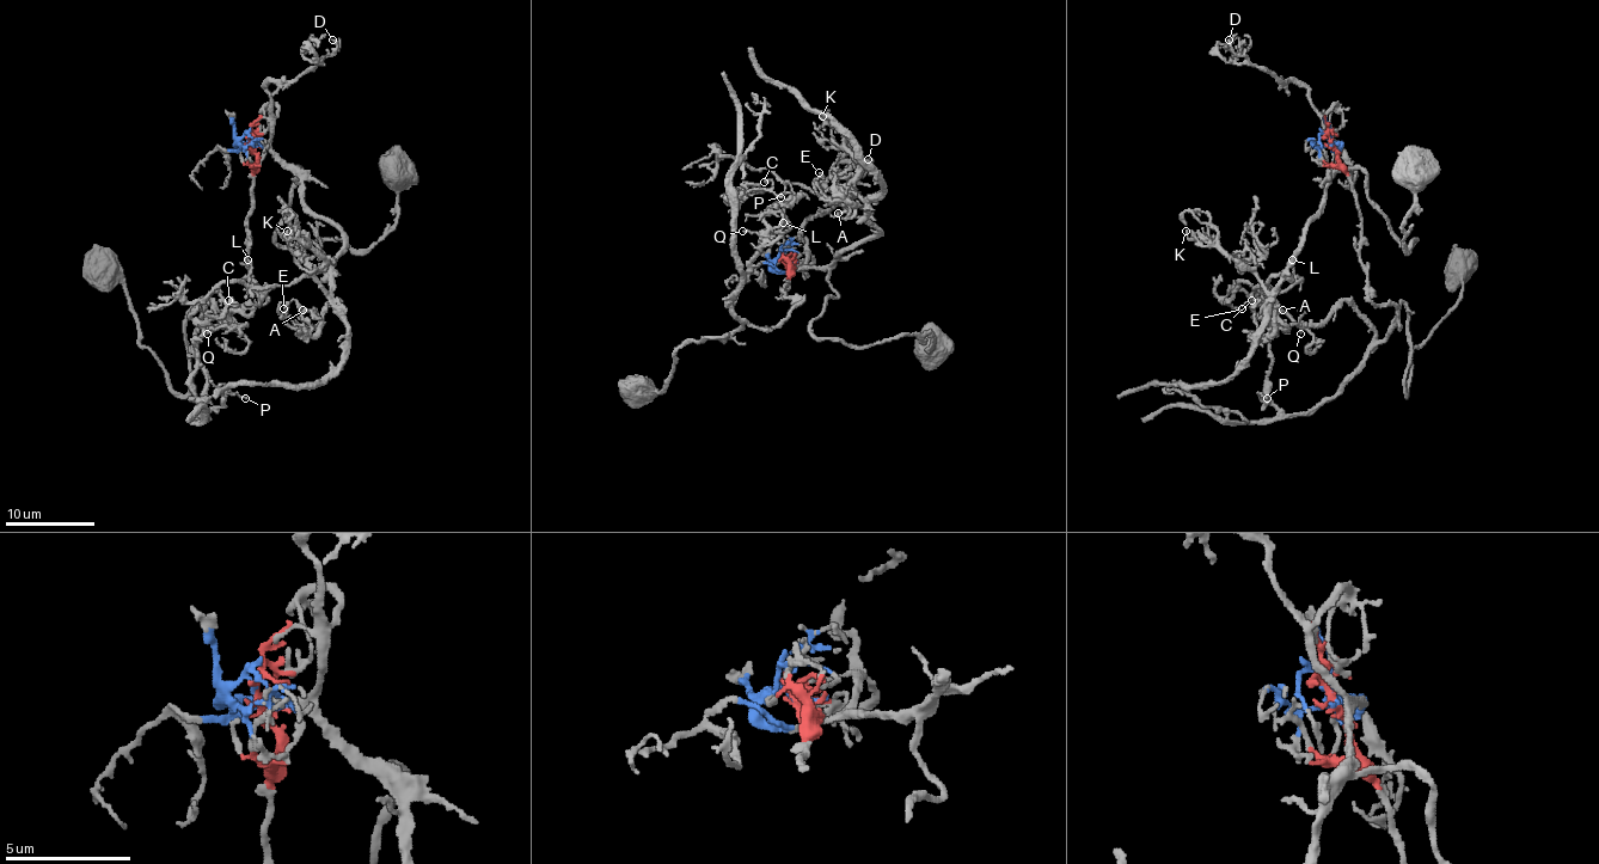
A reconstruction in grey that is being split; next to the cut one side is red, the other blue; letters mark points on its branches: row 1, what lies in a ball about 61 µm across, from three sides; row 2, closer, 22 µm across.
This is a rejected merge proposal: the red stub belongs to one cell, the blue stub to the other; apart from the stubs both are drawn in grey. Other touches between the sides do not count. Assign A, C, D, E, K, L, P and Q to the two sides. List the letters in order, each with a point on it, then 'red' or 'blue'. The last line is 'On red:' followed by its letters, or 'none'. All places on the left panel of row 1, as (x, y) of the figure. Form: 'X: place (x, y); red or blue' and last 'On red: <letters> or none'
A: place (302, 310); blue
C: place (228, 300); red
D: place (332, 40); blue
E: place (283, 308); blue
K: place (287, 231); blue
L: place (247, 259); red
P: place (245, 398); red
Q: place (207, 334); red
On red: C, L, P, Q

